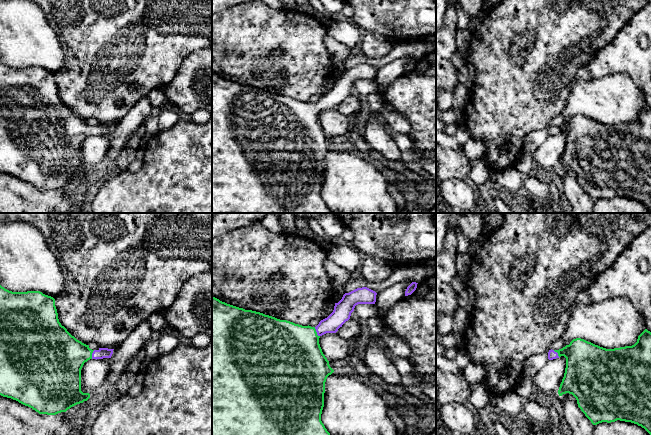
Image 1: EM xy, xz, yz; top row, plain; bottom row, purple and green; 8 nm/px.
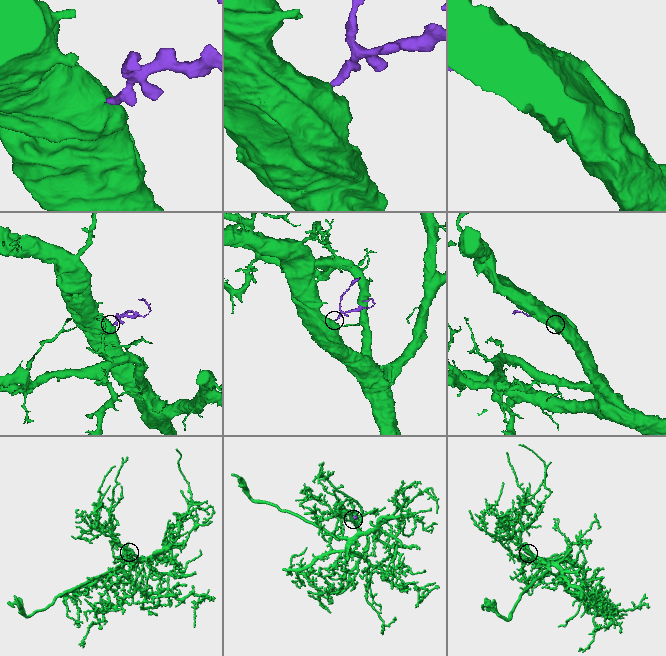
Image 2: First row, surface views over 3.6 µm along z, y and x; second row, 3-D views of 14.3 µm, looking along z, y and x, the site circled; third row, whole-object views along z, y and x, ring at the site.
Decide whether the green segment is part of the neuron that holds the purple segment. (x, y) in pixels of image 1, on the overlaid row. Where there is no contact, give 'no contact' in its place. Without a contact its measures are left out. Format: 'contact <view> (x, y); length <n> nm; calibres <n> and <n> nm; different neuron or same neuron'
contact xz (316, 331); length 90 nm; calibres 140 and 440 nm; same neuron

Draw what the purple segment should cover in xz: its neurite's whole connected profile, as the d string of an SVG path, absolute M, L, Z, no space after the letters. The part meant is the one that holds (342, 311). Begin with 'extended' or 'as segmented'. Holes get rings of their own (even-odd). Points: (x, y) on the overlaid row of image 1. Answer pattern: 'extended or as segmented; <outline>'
extended; M367 287L345 293L342 299L335 303L333 312L321 320L316 327L302 326L260 312L245 310L212 296L212 435L330 435L321 421L321 414L324 407L325 382L334 370L322 352L319 338L326 333L336 333L350 319L356 305L375 304L376 295L375 291Z

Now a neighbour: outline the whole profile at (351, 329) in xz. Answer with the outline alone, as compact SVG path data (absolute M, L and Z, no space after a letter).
M349 319L336 332L340 337L355 343L361 333L362 321L360 319Z

